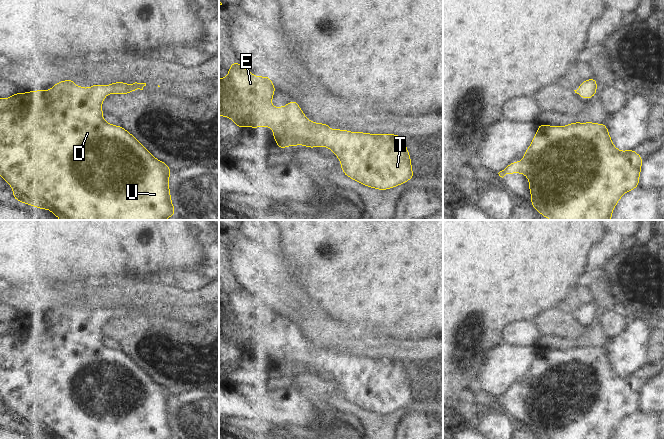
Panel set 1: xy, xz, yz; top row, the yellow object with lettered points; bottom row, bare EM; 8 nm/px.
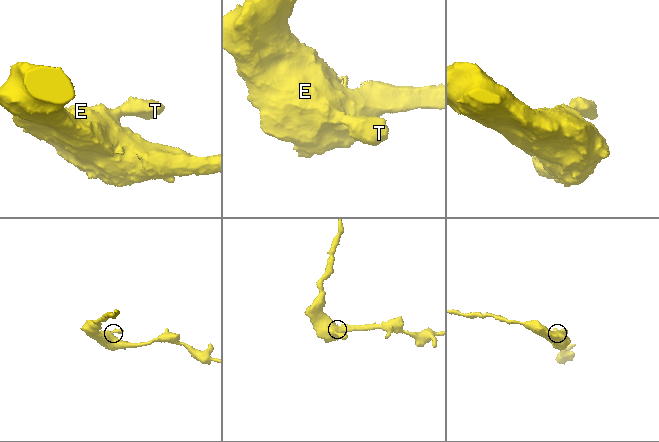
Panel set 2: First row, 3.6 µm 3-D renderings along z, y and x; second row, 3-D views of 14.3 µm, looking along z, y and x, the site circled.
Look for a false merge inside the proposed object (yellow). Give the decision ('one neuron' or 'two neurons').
one neuron

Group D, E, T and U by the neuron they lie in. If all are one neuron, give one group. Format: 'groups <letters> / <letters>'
groups D E T U

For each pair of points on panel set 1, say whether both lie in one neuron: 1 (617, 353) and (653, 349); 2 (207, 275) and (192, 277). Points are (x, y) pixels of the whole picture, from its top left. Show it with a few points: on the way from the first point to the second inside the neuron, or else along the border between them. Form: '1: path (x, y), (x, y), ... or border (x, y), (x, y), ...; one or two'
1: border (651, 328), (646, 362); two
2: path (203, 277), (196, 277); one

